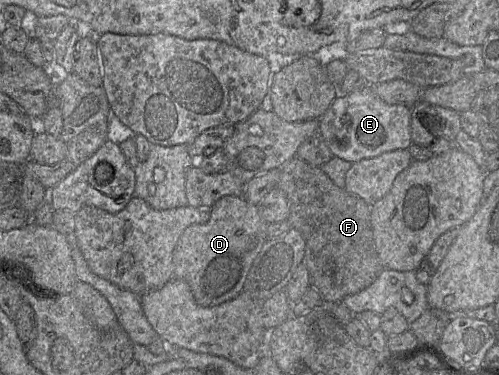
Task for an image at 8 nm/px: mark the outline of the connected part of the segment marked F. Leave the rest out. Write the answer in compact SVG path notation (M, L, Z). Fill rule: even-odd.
M293 157L278 169L281 189L289 203L287 222L300 232L305 242L303 264L310 274L310 286L318 291L324 304L336 304L349 295L356 294L370 286L384 270L374 244L370 220L371 206L364 200L339 188L322 171L304 160Z

